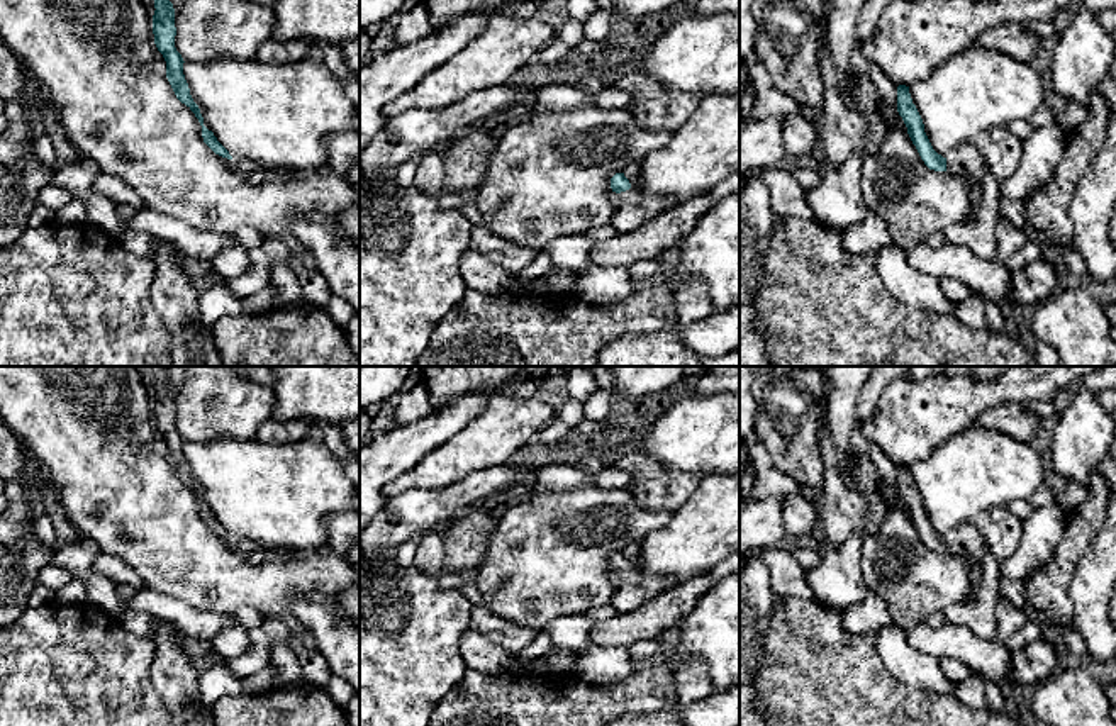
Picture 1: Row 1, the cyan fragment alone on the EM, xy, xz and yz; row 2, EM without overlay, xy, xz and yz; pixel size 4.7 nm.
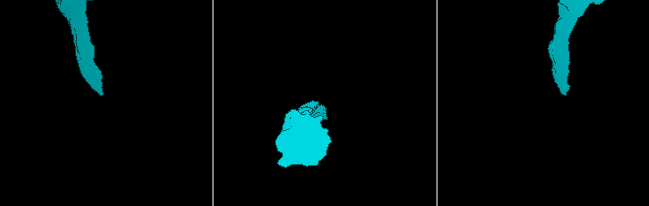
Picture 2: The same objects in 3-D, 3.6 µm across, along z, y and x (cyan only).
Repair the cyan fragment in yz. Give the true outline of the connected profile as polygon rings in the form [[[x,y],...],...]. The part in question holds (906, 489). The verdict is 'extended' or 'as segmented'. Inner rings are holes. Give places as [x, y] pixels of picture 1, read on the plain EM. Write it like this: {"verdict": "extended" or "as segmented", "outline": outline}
{"verdict": "extended", "outline": [[[906,465],[897,466],[897,492],[902,497],[921,539],[929,550],[965,555],[980,565],[985,553],[985,541],[974,522],[958,526],[948,538],[938,534],[924,512],[923,499],[912,483],[909,466]]]}

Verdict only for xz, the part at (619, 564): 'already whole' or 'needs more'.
needs more

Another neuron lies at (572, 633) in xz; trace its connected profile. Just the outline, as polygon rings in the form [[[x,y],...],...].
[[[583,614],[560,616],[553,619],[544,629],[551,636],[556,648],[570,651],[585,651],[590,646],[590,631],[595,621]]]

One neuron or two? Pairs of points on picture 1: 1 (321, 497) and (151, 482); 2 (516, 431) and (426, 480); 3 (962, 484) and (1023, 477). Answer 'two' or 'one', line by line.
1: two
2: one
3: one

